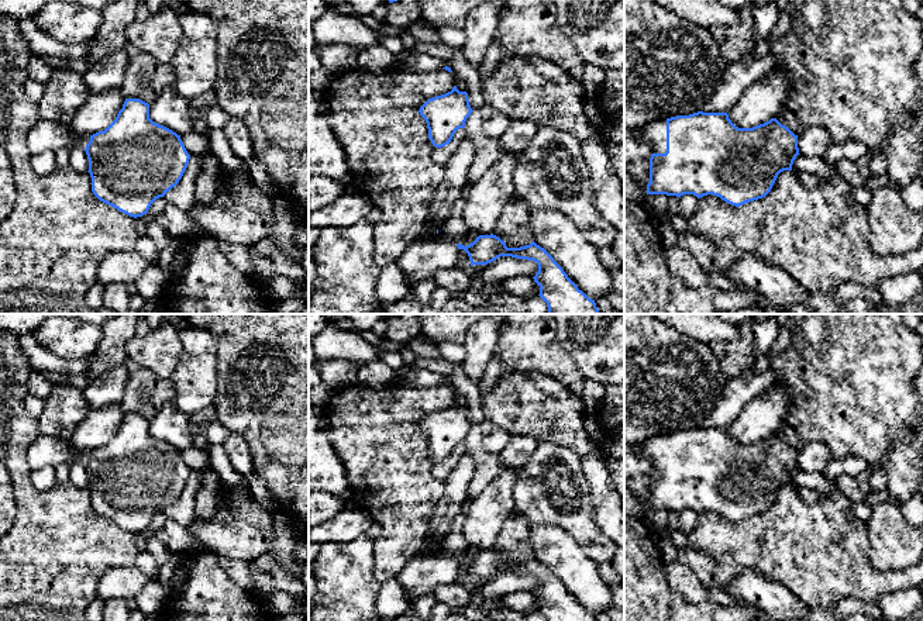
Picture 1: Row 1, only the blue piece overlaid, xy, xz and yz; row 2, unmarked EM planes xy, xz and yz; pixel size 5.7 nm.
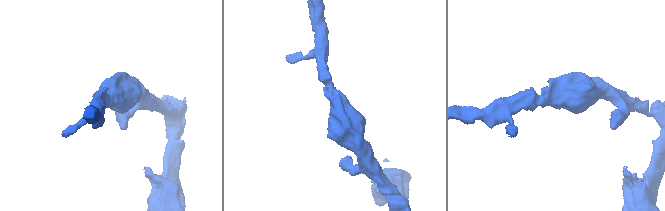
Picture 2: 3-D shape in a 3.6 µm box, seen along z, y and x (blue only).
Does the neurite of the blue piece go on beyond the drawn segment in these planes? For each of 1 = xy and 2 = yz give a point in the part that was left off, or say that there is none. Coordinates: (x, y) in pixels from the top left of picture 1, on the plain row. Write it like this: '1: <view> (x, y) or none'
1: xy (44, 451)
2: yz (654, 448)

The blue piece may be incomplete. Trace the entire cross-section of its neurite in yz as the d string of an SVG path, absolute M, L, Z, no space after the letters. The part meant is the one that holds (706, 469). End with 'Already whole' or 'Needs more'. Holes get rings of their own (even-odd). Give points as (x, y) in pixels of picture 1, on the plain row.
M698 427L654 435L638 444L638 452L652 465L647 510L693 510L698 514L713 510L736 522L765 513L778 490L792 486L799 470L798 451L776 434L752 444L738 444L727 428Z. Needs more

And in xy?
M125 414L116 435L93 451L73 452L66 439L39 435L27 449L27 462L31 470L61 463L85 465L93 510L134 534L147 529L156 514L179 498L190 475L180 451L154 438L149 434L149 420L140 414Z. Needs more

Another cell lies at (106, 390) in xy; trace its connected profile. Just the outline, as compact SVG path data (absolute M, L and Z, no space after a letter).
M128 362L109 369L82 390L92 410L121 403L128 382L130 368L131 365Z

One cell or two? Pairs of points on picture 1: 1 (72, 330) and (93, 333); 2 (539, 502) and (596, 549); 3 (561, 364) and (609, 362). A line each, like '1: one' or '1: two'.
1: one
2: one
3: two

